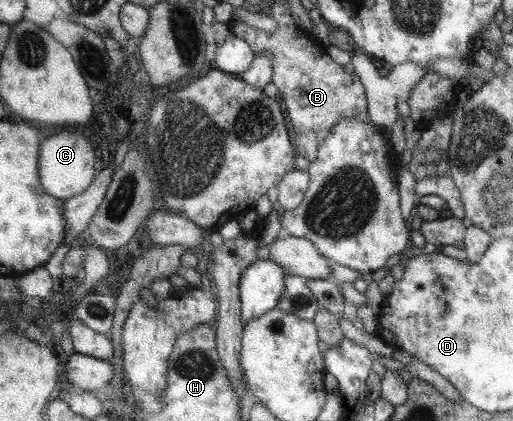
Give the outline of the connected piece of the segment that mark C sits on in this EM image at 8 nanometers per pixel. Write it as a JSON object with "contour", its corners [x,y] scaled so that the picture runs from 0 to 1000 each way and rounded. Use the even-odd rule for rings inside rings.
{"contour":[[[121,311],[92,323],[76,354],[76,432],[84,451],[107,470],[131,475],[158,461],[189,411],[177,337],[154,311]]]}

